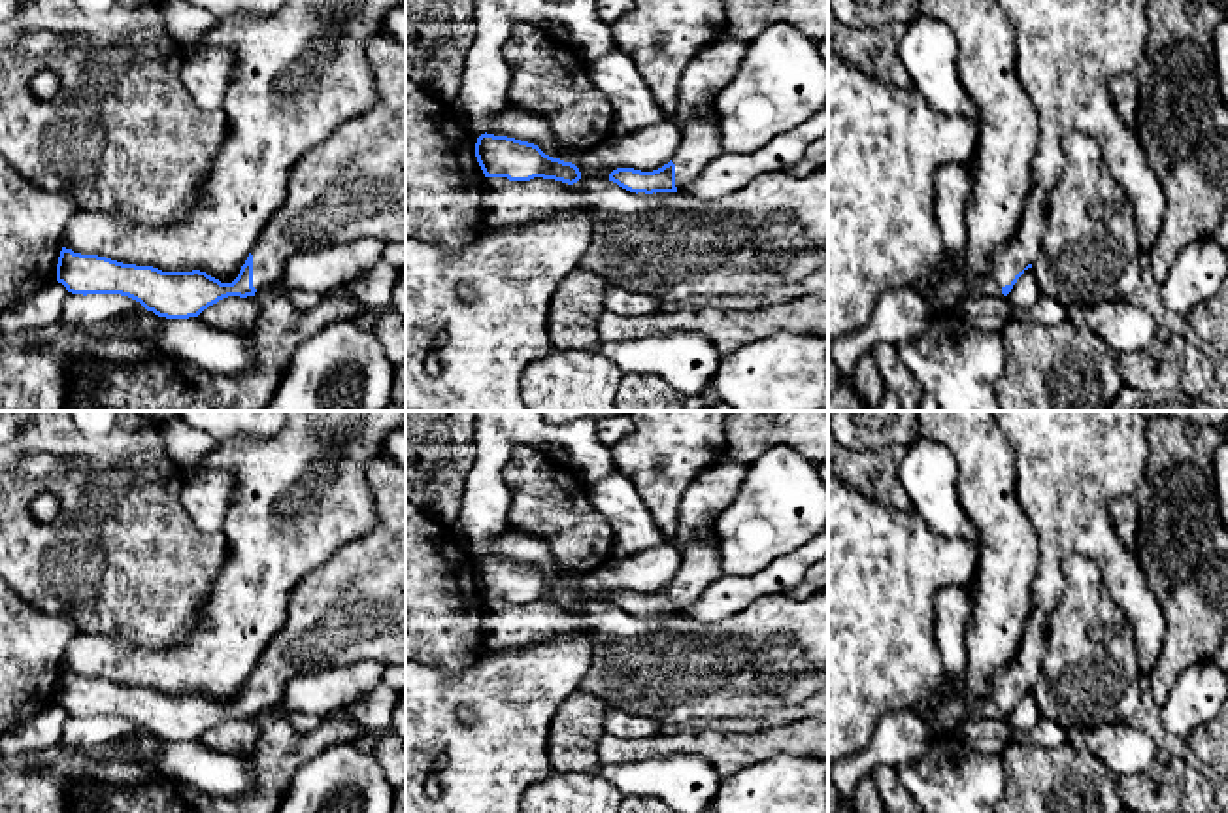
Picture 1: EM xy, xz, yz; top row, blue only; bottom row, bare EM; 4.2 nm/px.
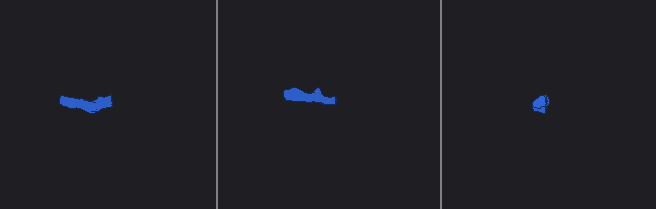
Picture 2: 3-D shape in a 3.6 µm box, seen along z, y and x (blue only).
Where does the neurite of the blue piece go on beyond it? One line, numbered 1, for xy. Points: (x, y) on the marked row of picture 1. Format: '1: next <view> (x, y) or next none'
1: next xy (351, 185)

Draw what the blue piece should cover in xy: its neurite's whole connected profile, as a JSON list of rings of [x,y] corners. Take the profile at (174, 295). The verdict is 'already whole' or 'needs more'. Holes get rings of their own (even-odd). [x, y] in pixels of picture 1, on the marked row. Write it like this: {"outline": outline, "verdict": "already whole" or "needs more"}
{"outline": [[[381,30],[364,43],[364,53],[377,81],[377,104],[343,123],[294,164],[285,202],[264,226],[232,283],[221,283],[200,270],[162,272],[66,247],[58,257],[57,281],[72,294],[121,294],[158,317],[189,319],[223,298],[255,296],[260,287],[279,281],[287,262],[298,253],[360,238],[379,243],[406,241],[406,45]]], "verdict": "needs more"}

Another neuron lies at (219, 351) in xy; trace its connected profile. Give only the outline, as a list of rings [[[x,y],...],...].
[[[158,317],[155,349],[215,375],[243,375],[257,366],[253,343],[243,332],[215,328],[198,317]]]

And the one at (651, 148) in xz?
[[[507,106],[489,121],[487,134],[534,143],[545,155],[575,164],[581,179],[573,183],[573,189],[585,183],[609,181],[609,174],[617,168],[658,170],[673,158],[681,145],[681,126],[666,119],[638,132],[611,136],[587,151],[570,149],[556,141],[543,117],[513,106]]]

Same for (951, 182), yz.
[[[949,162],[934,174],[934,217],[947,257],[962,262],[968,245],[966,211],[971,196],[971,177],[964,164]]]

